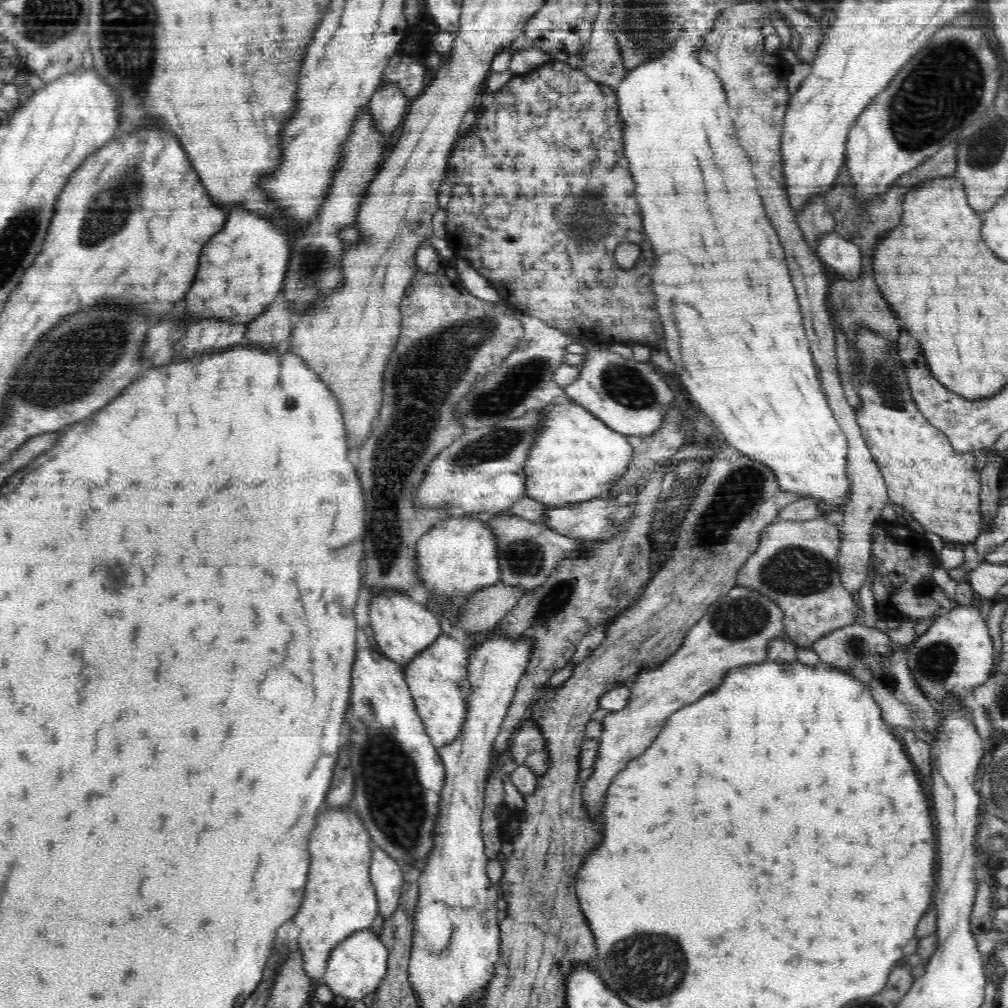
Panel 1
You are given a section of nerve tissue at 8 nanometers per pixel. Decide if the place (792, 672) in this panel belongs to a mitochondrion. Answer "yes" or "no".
no

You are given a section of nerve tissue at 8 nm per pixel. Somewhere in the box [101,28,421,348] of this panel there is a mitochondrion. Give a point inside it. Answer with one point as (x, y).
(312, 263)

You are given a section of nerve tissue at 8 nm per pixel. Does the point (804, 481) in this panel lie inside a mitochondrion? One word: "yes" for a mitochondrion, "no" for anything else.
no

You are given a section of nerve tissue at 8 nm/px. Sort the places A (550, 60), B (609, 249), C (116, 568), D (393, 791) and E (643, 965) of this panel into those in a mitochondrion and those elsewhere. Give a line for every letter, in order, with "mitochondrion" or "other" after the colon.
A: other
B: mitochondrion
C: mitochondrion
D: mitochondrion
E: mitochondrion

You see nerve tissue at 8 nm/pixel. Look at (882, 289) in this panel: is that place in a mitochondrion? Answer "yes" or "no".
no

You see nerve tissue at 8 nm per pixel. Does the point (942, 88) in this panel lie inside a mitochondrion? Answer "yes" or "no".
yes

